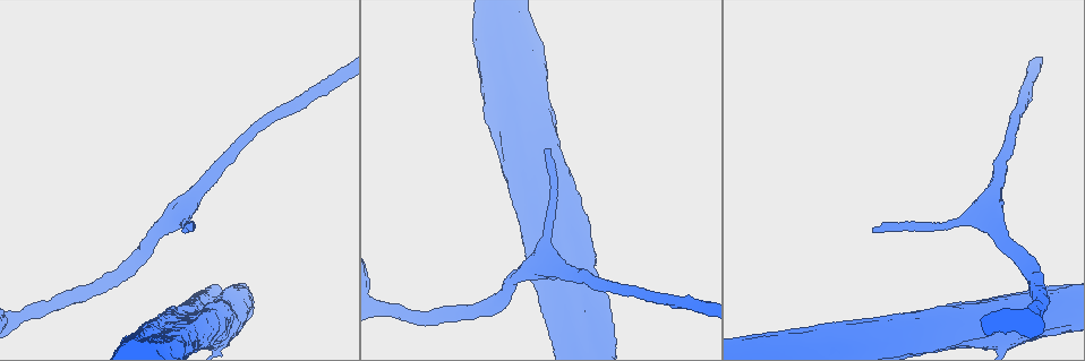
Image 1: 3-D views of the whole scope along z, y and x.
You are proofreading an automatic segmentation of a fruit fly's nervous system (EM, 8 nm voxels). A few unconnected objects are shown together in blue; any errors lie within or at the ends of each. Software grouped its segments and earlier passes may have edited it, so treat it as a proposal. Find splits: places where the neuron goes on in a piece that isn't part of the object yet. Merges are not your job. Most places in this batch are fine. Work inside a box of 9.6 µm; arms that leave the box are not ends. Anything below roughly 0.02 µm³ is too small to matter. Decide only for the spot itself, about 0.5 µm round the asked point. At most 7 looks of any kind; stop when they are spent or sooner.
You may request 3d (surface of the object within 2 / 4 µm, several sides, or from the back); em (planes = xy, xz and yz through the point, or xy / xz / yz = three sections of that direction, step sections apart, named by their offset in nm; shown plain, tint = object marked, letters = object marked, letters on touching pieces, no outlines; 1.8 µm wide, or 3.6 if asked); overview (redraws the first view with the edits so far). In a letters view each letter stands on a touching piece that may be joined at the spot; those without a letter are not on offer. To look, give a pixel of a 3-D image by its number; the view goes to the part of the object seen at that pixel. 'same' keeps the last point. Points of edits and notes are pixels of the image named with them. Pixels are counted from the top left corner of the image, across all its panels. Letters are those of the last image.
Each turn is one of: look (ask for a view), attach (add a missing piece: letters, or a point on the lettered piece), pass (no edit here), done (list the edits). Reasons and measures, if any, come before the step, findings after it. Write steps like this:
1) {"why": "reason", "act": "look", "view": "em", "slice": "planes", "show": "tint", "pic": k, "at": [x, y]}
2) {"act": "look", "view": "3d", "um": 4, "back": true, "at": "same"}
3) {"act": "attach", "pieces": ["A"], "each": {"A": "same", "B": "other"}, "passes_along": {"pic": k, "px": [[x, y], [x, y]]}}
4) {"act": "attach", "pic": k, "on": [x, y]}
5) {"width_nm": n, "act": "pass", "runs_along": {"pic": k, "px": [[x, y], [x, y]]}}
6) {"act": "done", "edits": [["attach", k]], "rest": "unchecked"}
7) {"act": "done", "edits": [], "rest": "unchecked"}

{"why": "sharp bend", "act": "look", "view": "em", "um": 3.6, "slice": "xy", "step": 4, "show": "letters", "pic": 1, "at": [928, 332]}

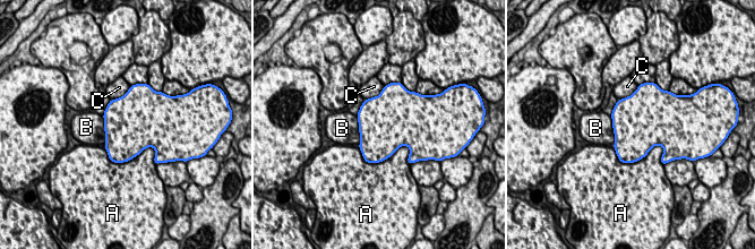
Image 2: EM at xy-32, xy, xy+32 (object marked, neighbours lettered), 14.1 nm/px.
{"longest_contact_nm": ["A", 750], "act": "pass", "each": {"A": "other", "B": "other", "C": "other"}, "border": {"pic": 2, "px": [[102, 116], [104, 146]]}, "found": "none of them fits"}

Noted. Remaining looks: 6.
{"why": "closes a loop", "act": "look", "view": "em", "um": 3.6, "slice": "planes", "show": "tint", "pic": 1, "at": [1048, 314]}

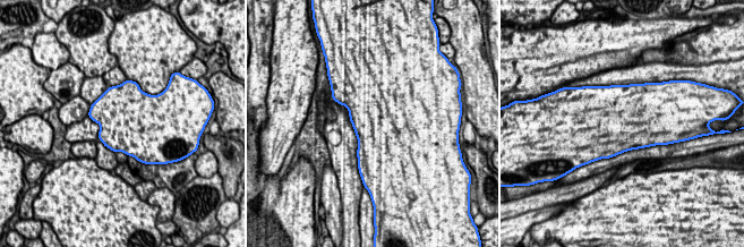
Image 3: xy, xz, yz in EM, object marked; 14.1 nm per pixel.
{"why": "see the neighbours", "act": "look", "view": "em", "um": 3.6, "slice": "planes", "show": "letters", "at": "same"}

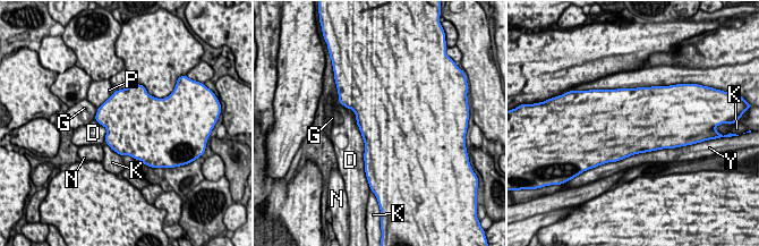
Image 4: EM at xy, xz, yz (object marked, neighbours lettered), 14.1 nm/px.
{"longest_contact_nm": ["D", 850], "act": "pass", "each": {"D": "other", "G": "other", "K": "other", "N": "other", "P": "other", "Y": "other"}, "border": {"pic": 4, "px": [[346, 107], [355, 115], [365, 163]]}, "found": "no lettered piece goes on from it"}

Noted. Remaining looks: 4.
{"act": "look", "view": "3d", "um": 4, "pic": 1, "at": [168, 226]}

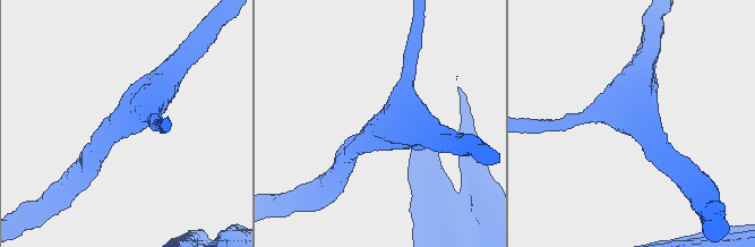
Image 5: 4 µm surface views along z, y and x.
{"arms": 3, "arm_widths_nm": [280, 300, 440], "act": "look", "view": "em", "um": 3.6, "slice": "planes", "show": "letters", "pic": 5, "at": [123, 120]}

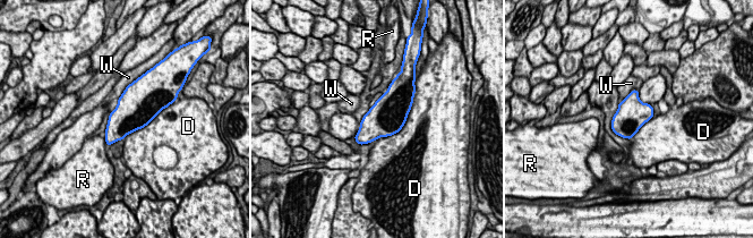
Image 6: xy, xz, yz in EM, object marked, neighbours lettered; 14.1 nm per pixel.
{"width_nm": 440, "longest_contact_nm": ["D", 750], "act": "pass", "each": {"D": "other", "R": "other", "W": "other"}, "found": "no lettered piece goes on from it"}

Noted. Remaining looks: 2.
{"act": "done", "edits": [], "rest": "unchecked"}

